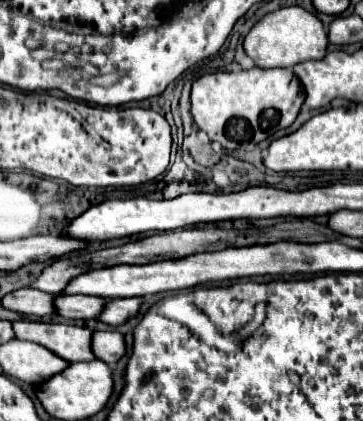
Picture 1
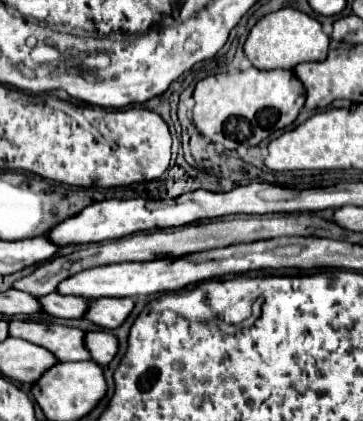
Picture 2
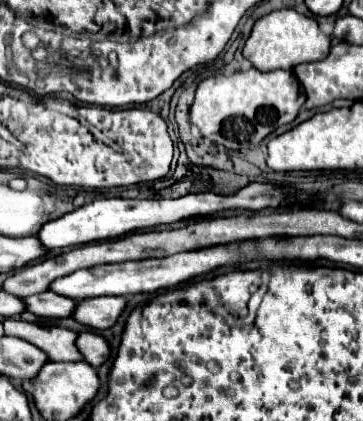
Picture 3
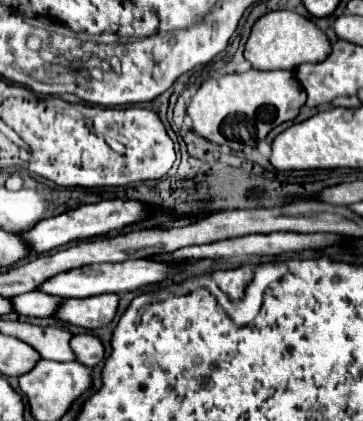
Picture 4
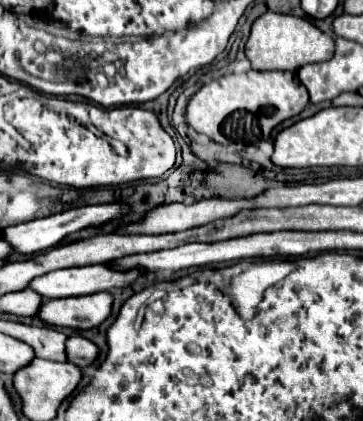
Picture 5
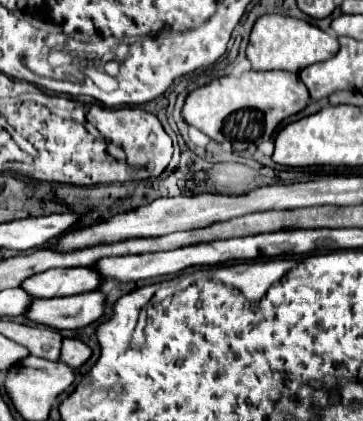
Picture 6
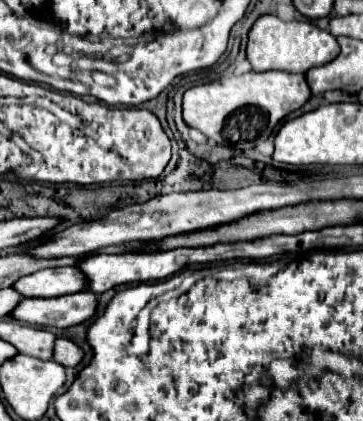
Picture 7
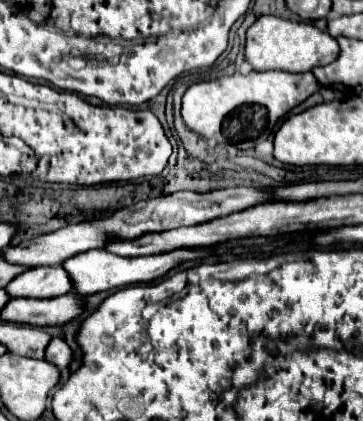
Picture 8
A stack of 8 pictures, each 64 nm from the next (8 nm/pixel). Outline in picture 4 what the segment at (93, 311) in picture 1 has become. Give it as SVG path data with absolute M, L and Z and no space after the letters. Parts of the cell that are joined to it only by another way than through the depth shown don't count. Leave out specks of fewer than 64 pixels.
M28 292L24 296L12 298L12 304L18 314L24 316L54 316L60 310L62 298L46 294L46 292Z

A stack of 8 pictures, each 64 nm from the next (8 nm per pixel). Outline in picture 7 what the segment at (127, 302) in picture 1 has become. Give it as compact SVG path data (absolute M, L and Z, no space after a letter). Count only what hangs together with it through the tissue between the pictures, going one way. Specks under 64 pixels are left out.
M76 292L58 298L24 298L12 316L16 320L36 324L36 326L52 326L52 328L70 328L90 320L98 308L98 294L94 292Z

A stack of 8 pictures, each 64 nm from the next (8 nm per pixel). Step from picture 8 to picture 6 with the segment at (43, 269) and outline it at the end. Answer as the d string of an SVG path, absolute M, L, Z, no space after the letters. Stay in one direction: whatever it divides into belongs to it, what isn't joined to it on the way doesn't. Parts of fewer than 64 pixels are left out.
M54 268L24 280L22 288L34 298L62 298L100 290L104 276L94 268Z

